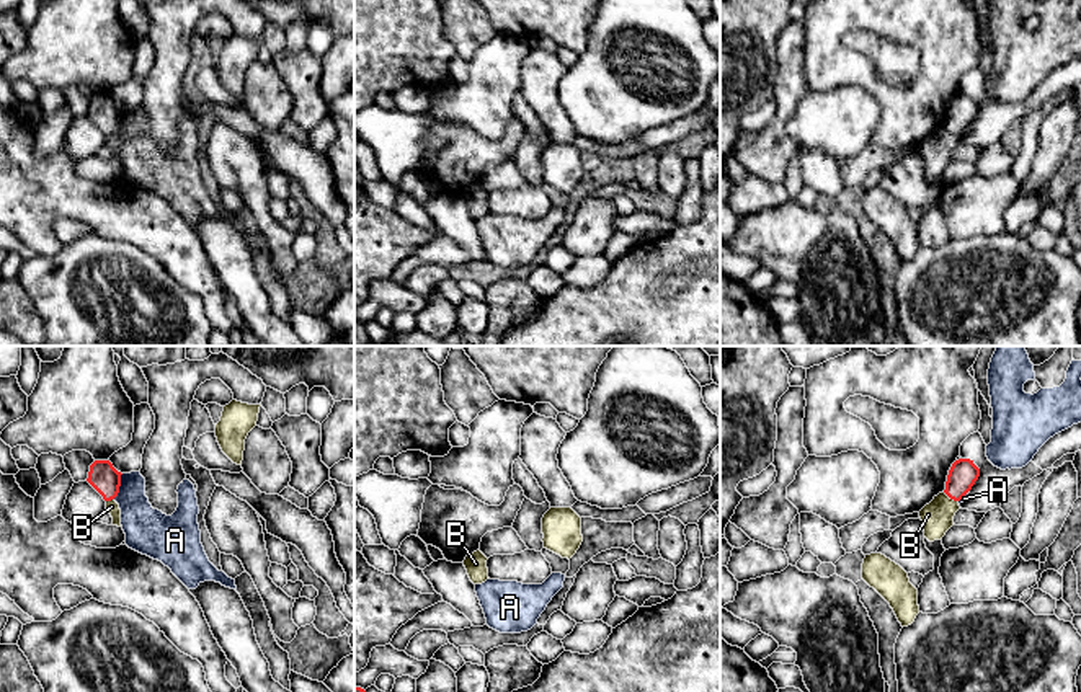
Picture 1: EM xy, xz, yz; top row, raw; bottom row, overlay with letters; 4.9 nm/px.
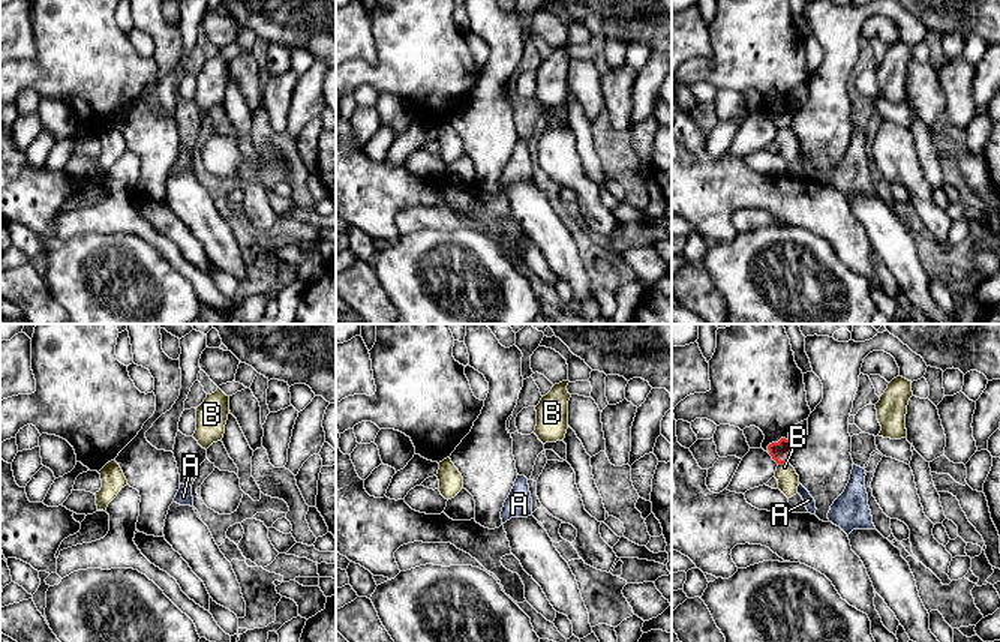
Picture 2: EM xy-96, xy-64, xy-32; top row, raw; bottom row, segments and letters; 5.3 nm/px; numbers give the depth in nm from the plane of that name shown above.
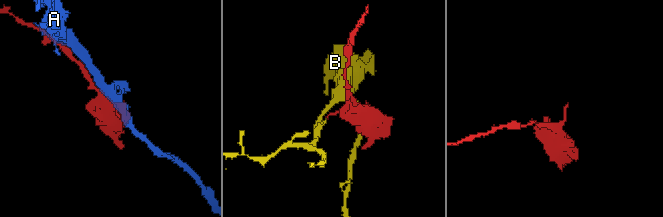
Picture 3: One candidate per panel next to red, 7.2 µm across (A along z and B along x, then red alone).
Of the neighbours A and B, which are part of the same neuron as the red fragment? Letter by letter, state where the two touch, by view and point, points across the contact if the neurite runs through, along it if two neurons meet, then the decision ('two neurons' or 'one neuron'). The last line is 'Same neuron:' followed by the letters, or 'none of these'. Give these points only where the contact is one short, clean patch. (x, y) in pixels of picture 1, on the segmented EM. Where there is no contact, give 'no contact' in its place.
A: contact xy (120, 485); two neurons
B: contact yz (951, 498); border yz (944, 492), (957, 501); two neurons
Same neuron: none of these

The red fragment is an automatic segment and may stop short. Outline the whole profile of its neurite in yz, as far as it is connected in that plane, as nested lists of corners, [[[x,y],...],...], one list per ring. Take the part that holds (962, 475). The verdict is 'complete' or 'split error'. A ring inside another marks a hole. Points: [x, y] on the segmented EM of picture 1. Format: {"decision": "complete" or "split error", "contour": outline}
{"decision": "complete", "contour": [[[959,459],[952,464],[944,493],[954,499],[960,501],[975,485],[980,477],[980,468],[970,459]]]}

